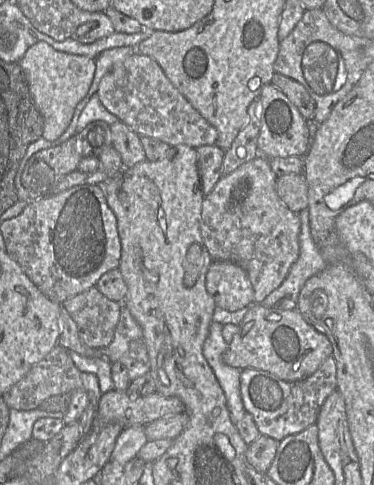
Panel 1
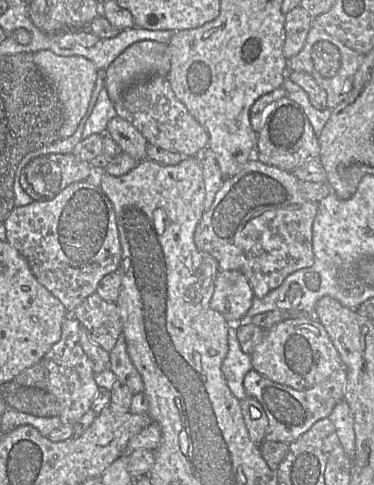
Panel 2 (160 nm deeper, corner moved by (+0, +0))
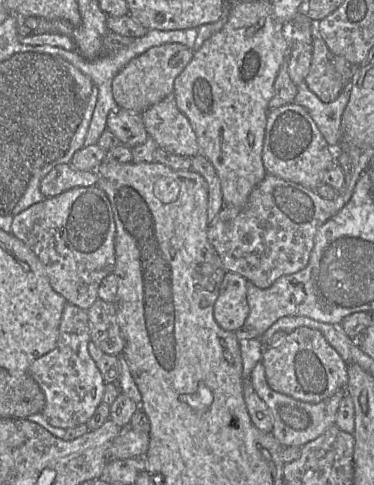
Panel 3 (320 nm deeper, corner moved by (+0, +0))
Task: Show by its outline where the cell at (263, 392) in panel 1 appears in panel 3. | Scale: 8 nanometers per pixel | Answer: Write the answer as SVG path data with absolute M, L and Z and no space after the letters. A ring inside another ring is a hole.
M261 361L253 368L250 381L256 394L271 411L273 416L273 429L271 433L284 447L302 447L307 442L323 434L330 426L335 425L339 403L346 394L345 387L345 389L339 389L331 397L316 404L296 400L290 396L274 391L268 385L264 366Z

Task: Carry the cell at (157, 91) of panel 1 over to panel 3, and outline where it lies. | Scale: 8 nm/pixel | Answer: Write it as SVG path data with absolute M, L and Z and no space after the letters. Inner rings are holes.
M173 92L157 104L143 111L141 117L149 137L167 152L190 158L199 153L196 134L187 116L179 110Z

